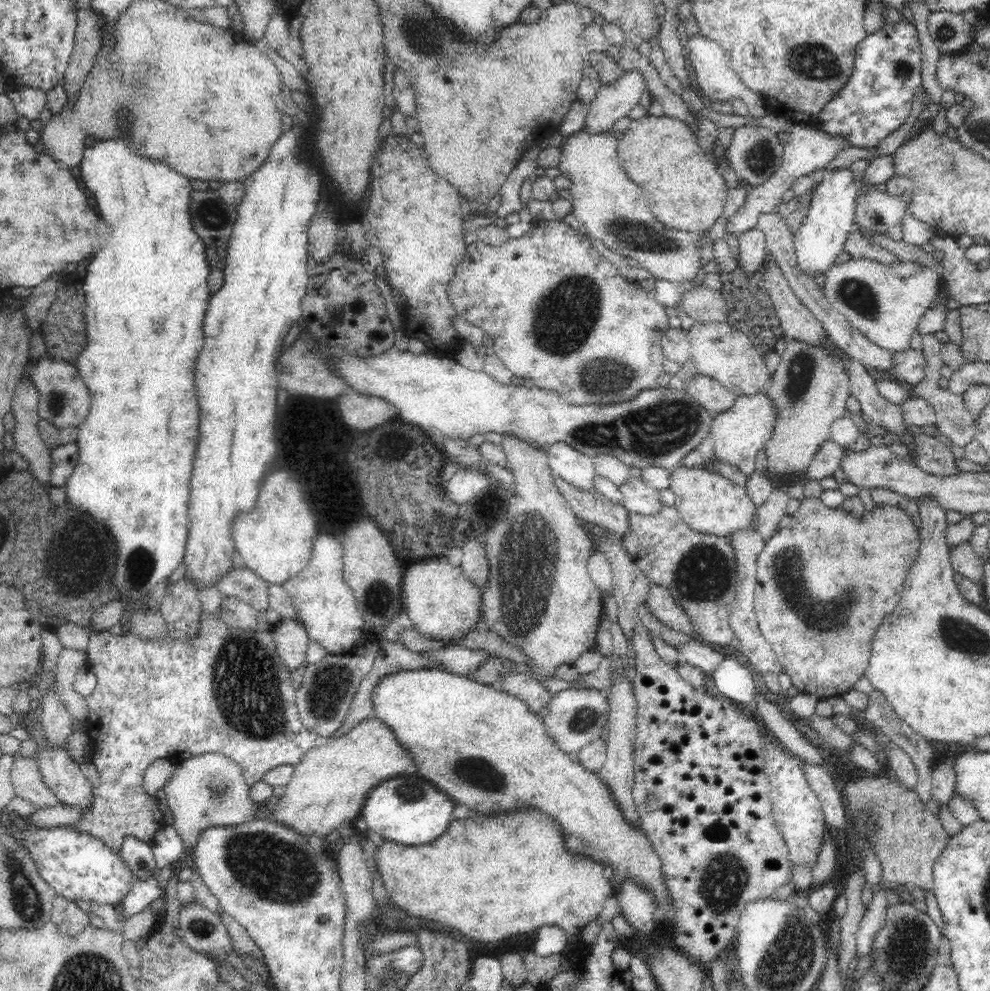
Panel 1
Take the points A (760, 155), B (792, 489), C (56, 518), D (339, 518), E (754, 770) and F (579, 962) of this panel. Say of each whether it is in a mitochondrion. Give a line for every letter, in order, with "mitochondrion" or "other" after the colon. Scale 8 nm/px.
A: mitochondrion
B: other
C: mitochondrion
D: other
E: other
F: other

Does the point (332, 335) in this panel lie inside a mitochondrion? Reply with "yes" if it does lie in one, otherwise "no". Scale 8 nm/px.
no

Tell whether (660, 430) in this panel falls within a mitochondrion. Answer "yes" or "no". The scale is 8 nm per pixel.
yes

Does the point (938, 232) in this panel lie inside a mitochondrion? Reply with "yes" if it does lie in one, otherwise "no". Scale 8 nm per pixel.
no

